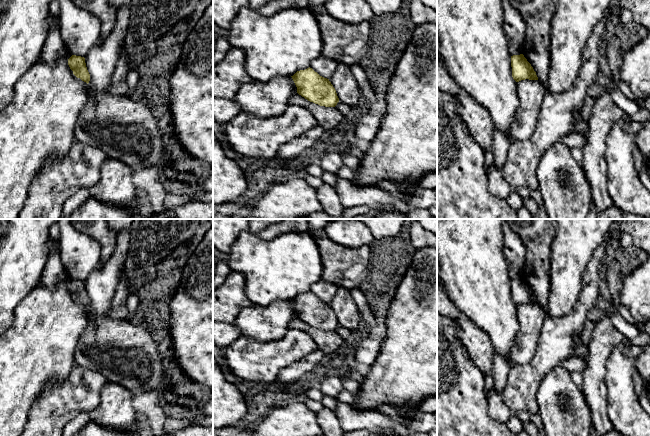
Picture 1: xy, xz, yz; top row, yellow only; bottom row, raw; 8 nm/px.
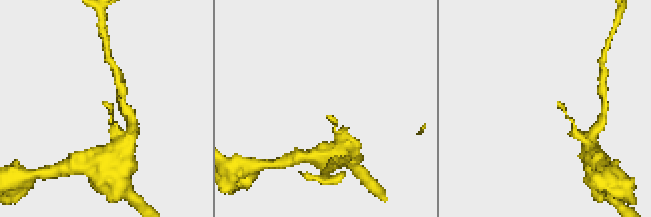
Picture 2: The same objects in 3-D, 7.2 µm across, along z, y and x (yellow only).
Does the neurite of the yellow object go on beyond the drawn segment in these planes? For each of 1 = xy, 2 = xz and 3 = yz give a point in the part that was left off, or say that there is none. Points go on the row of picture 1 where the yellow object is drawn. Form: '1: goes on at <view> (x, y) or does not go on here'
1: does not go on here
2: does not go on here
3: does not go on here

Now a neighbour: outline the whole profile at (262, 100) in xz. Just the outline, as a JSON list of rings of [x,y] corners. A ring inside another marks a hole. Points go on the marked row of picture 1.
[[[276,76],[267,82],[250,81],[238,91],[234,100],[240,106],[241,113],[247,113],[256,118],[270,118],[281,115],[289,105],[289,99],[297,93],[297,87],[288,76]]]

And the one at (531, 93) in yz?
[[[539,80],[517,82],[519,107],[514,123],[509,128],[509,140],[527,140],[532,136],[538,121],[538,113],[548,89]]]

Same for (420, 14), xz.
[[[412,0],[409,8],[410,18],[416,26],[426,23],[437,24],[437,12],[426,6],[420,0]]]

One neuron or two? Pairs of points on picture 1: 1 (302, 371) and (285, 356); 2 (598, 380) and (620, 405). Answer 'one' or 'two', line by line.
1: two
2: two

